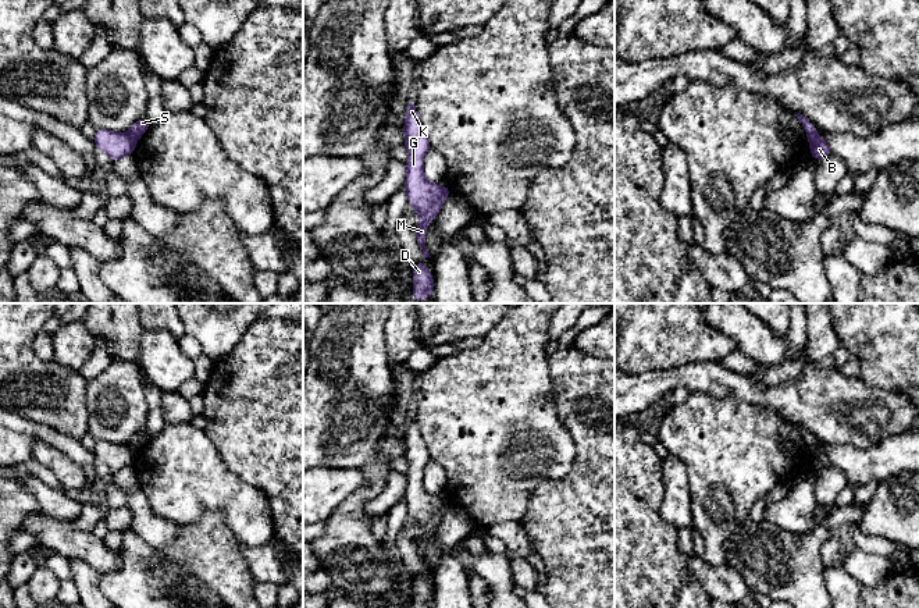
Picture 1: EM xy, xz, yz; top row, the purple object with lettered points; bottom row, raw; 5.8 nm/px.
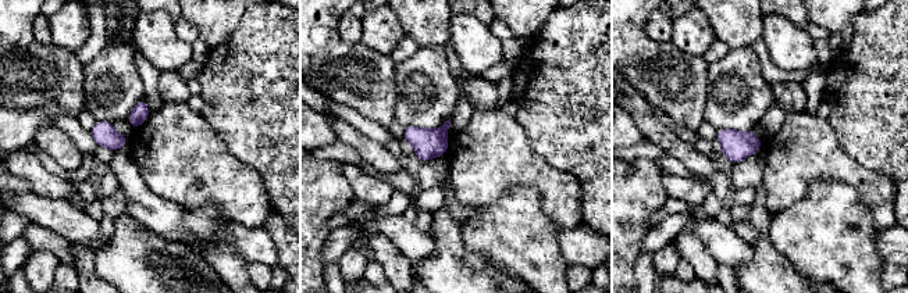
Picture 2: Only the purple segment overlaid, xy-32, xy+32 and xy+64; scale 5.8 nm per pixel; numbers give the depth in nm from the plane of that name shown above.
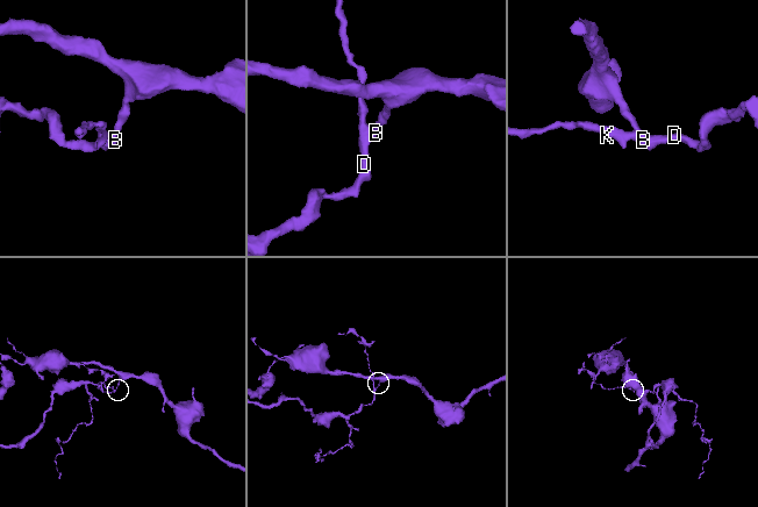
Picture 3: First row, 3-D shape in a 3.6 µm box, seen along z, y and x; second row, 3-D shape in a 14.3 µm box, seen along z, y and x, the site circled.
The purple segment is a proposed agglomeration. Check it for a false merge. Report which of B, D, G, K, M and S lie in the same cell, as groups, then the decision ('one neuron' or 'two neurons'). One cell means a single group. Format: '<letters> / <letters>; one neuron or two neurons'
B D G K M / S; two neurons

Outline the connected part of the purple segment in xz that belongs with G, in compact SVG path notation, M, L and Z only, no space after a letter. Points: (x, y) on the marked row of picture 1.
M410 102L405 118L405 146L409 152L405 189L409 205L418 211L420 220L414 230L416 239L423 249L423 257L431 257L425 246L425 228L442 209L448 198L446 186L431 184L423 173L423 159L431 147L428 136L418 120L417 110Z

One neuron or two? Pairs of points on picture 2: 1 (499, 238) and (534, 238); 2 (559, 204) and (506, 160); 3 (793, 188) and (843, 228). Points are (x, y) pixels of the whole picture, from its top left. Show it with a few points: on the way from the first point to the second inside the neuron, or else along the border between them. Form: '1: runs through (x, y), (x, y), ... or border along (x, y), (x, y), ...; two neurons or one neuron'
1: runs through (508, 238), (526, 238); one neuron
2: runs through (549, 190), (527, 168), (520, 165); one neuron
3: border along (834, 181), (815, 181), (801, 199), (776, 211); two neurons

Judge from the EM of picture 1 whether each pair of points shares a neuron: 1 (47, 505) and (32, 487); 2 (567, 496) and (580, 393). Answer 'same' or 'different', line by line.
1: same
2: same

